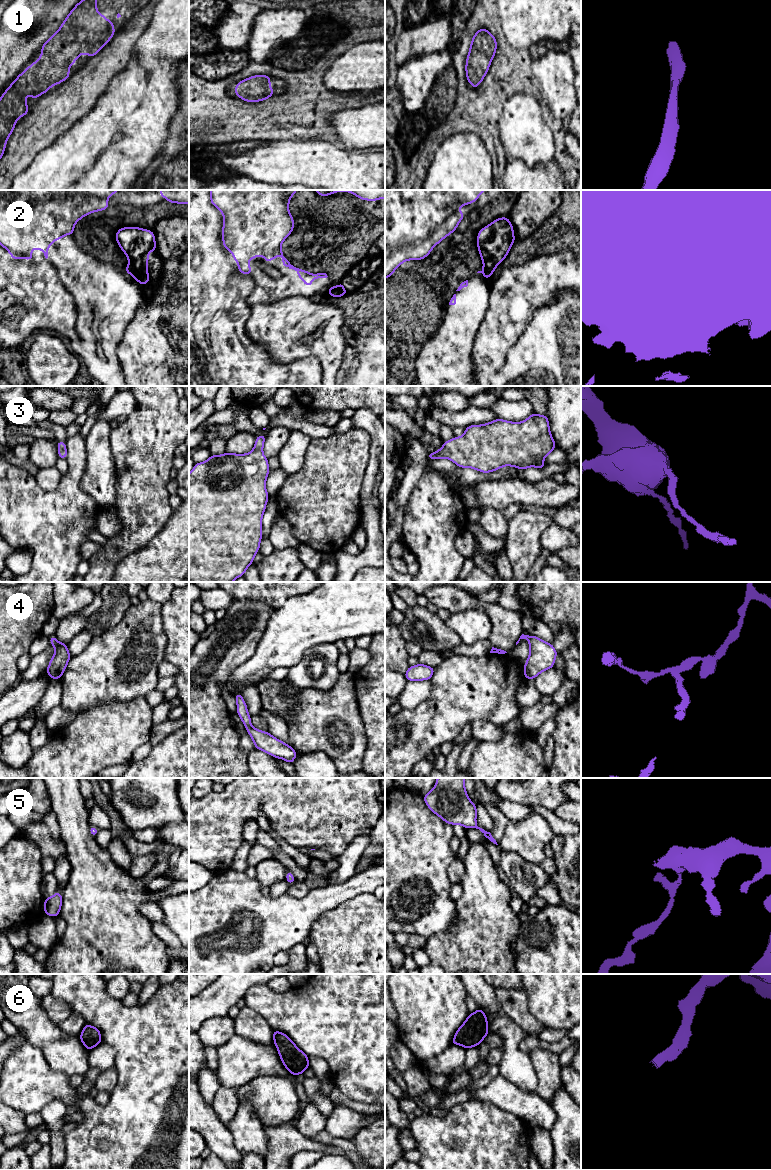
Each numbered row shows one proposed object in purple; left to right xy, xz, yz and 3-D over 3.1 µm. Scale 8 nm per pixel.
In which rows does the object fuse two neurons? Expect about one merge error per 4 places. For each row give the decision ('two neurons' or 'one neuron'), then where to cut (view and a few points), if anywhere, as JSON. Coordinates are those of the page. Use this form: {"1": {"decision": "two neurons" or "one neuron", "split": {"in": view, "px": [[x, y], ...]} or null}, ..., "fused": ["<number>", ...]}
{"1": {"decision": "one neuron", "split": null}, "2": {"decision": "two neurons", "split": {"in": "xy", "px": [[132, 275], [143, 284]]}}, "3": {"decision": "one neuron", "split": null}, "4": {"decision": "one neuron", "split": null}, "5": {"decision": "one neuron", "split": null}, "6": {"decision": "one neuron", "split": null}, "fused": ["2"]}

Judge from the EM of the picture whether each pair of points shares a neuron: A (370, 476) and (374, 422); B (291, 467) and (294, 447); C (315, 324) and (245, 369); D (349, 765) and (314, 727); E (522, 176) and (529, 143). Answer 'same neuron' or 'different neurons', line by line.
A: same neuron
B: same neuron
C: different neurons
D: same neuron
E: different neurons

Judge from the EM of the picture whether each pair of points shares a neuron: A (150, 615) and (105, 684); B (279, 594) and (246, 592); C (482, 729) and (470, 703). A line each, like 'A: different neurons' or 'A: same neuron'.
A: same neuron
B: same neuron
C: different neurons

